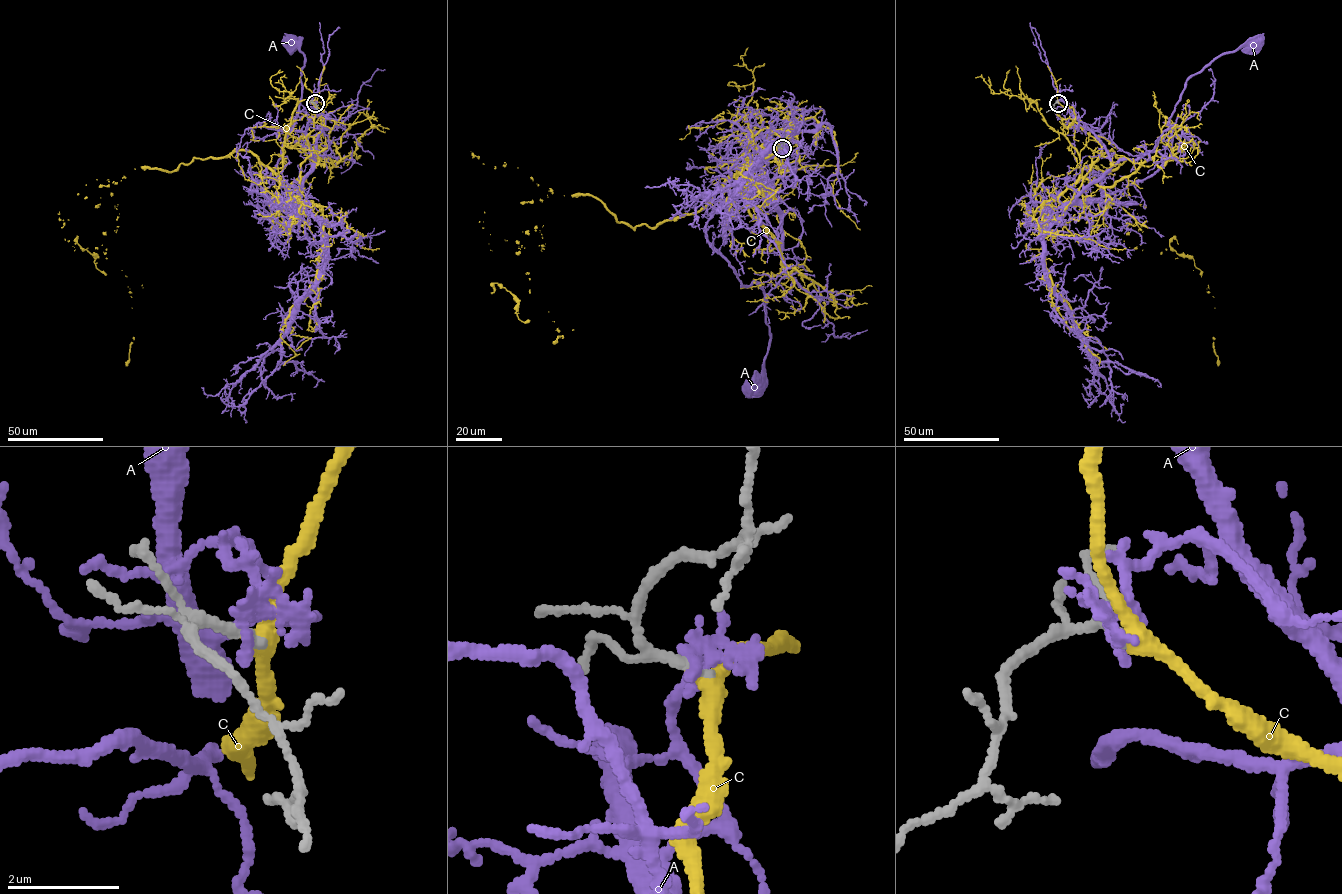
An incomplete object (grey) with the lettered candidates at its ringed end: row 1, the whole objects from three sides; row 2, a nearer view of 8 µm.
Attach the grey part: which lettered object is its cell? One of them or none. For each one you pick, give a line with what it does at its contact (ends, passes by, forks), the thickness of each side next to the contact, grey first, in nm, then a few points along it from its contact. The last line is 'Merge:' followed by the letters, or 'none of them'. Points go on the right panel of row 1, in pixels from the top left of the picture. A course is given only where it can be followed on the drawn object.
C: it passes by | 150/240 nm | via (1058, 103), (1102, 150), (1072, 189), (1123, 157), (1097, 168), (1138, 217), (1135, 248), (1200, 270), (1217, 365)
Merge: C

